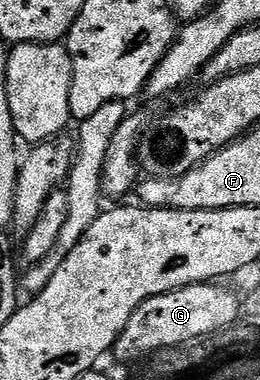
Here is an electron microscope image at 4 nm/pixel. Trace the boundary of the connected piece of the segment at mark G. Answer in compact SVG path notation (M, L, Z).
M197 284L187 286L174 292L166 292L154 296L143 302L130 316L130 324L120 333L120 339L116 341L115 353L120 353L124 362L136 362L139 358L147 359L156 350L164 349L167 346L180 346L184 341L193 340L196 336L206 335L214 332L215 329L224 329L236 322L242 314L242 302L232 290L227 290L224 284Z

